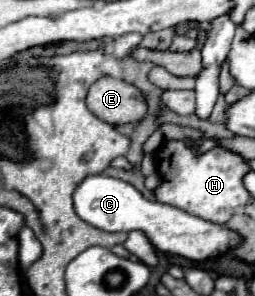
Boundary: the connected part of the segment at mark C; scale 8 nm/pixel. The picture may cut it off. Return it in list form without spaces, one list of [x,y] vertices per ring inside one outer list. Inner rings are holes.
[[[87,175],[73,191],[75,213],[89,225],[117,233],[117,231],[141,231],[147,235],[151,245],[163,253],[181,255],[191,261],[205,261],[209,257],[225,253],[225,243],[233,239],[233,231],[225,231],[221,225],[209,223],[201,217],[189,215],[177,207],[145,199],[127,181],[109,175]]]

